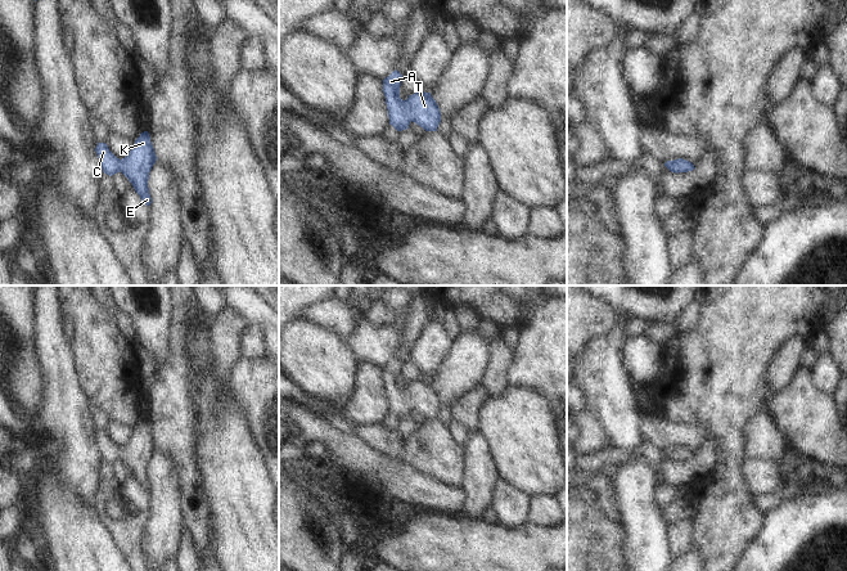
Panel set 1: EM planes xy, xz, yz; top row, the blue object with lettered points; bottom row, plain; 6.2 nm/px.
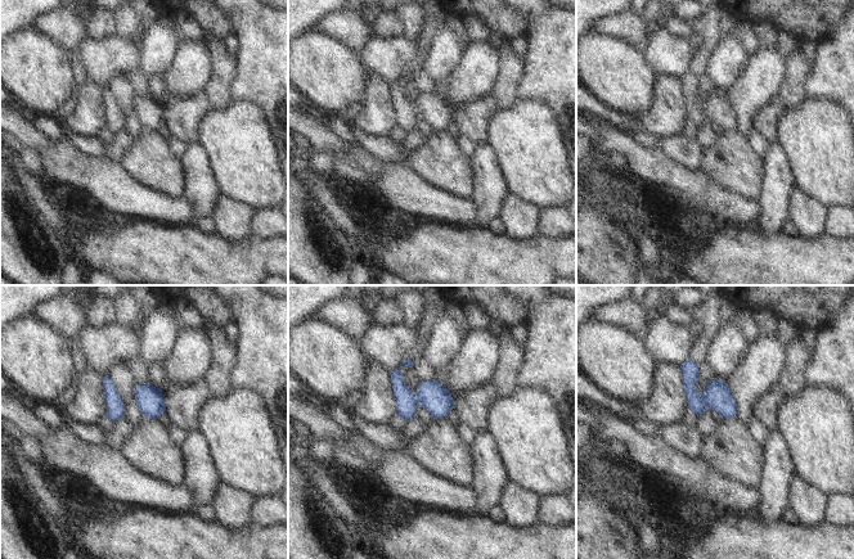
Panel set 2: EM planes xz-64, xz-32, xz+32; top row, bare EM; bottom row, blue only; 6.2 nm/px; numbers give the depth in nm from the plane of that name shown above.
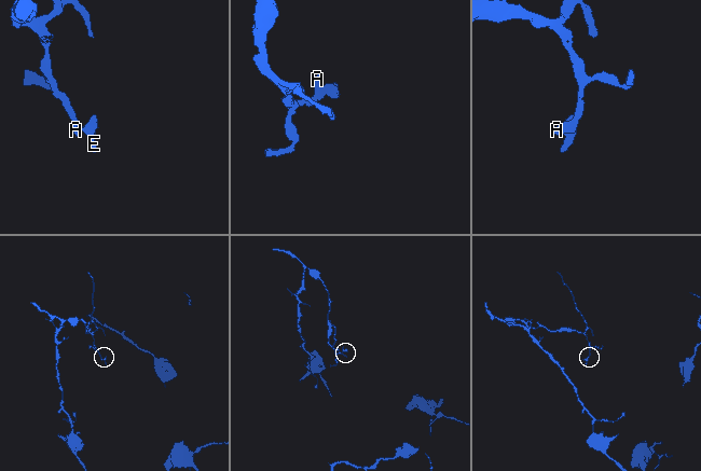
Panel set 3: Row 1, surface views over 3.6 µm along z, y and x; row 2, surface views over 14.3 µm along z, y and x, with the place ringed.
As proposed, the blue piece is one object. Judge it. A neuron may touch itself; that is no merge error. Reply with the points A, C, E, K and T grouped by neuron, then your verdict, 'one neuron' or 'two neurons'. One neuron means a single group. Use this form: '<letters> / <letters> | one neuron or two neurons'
A C E K T | one neuron

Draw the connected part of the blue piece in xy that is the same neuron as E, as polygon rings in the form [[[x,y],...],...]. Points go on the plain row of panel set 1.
[[[148,419],[140,422],[130,441],[122,448],[117,446],[105,431],[98,431],[95,440],[104,462],[112,464],[121,459],[132,472],[141,489],[150,494],[148,468],[157,444]]]

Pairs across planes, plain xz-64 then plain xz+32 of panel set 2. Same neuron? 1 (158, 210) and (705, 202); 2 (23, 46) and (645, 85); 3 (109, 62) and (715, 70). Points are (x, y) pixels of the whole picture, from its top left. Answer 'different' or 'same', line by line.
1: same
2: same
3: different

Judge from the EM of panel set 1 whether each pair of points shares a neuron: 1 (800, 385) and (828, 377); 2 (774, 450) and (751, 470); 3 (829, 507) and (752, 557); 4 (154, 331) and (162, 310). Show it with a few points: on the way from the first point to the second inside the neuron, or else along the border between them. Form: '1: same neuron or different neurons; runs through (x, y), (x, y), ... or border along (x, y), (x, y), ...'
1: different neurons; border along (812, 369), (812, 383), (820, 391), (833, 398)
2: different neurons; border along (747, 455), (757, 455), (775, 461), (779, 464)
3: same neuron; runs through (810, 526), (779, 557), (771, 557)
4: same neuron; runs through (154, 326), (157, 315)

